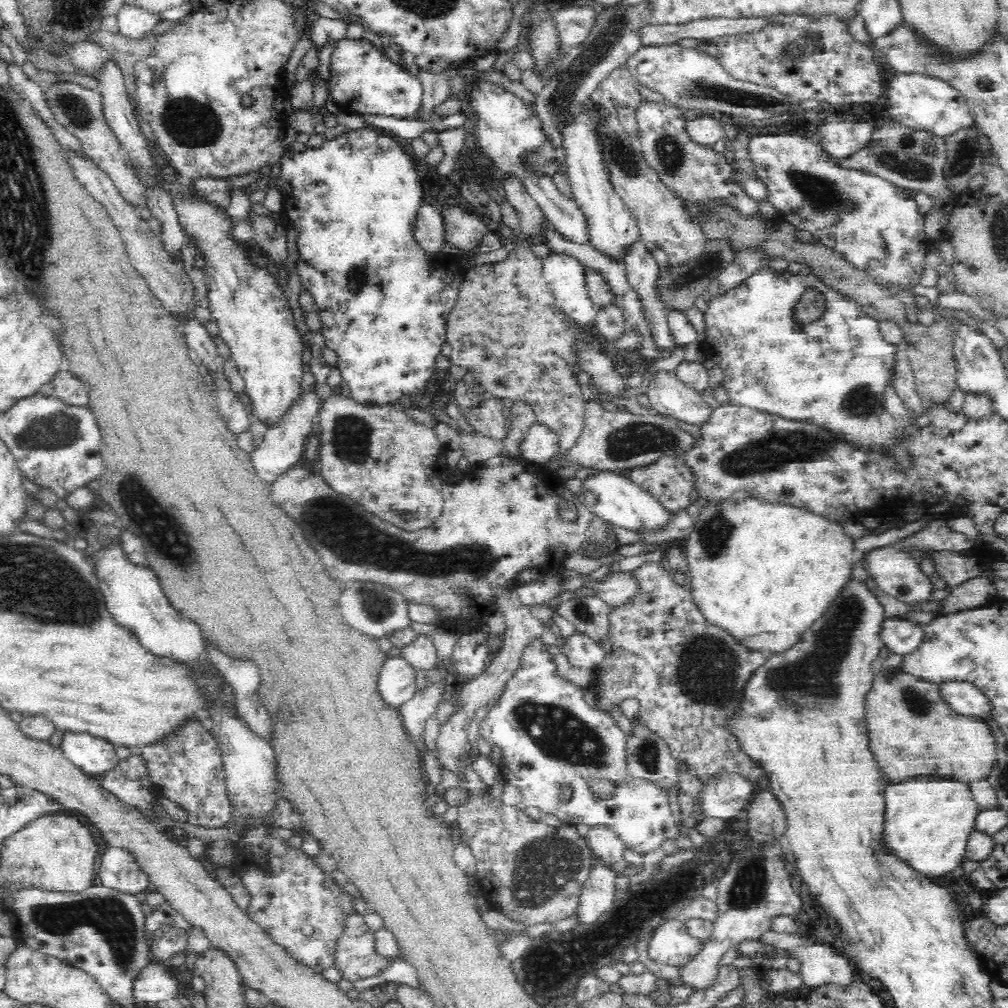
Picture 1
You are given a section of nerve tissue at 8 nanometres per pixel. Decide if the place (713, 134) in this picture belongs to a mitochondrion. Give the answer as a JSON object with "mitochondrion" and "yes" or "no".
{"mitochondrion":"no"}

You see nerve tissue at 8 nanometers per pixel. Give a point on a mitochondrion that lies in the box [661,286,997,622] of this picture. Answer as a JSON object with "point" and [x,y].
{"point":[773,449]}

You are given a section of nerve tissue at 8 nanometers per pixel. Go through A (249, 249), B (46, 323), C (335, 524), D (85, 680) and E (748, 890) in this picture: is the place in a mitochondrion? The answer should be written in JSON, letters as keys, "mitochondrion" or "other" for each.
{"A":"other","B":"other","C":"mitochondrion","D":"other","E":"mitochondrion"}

